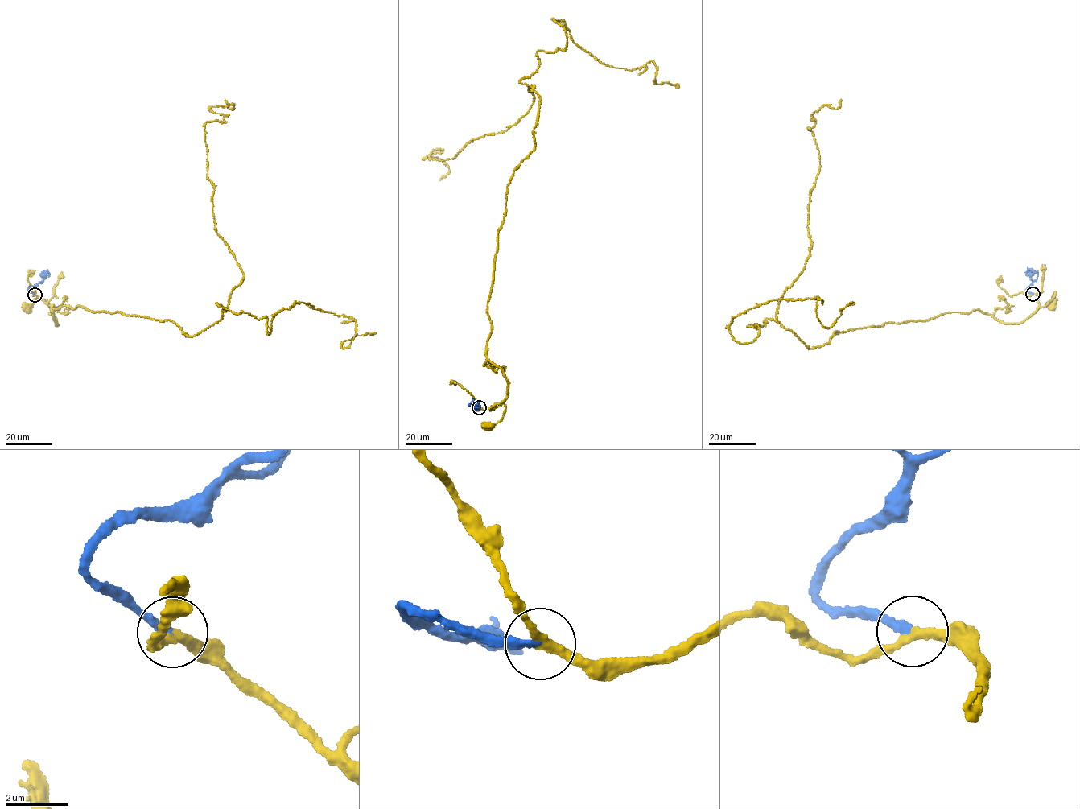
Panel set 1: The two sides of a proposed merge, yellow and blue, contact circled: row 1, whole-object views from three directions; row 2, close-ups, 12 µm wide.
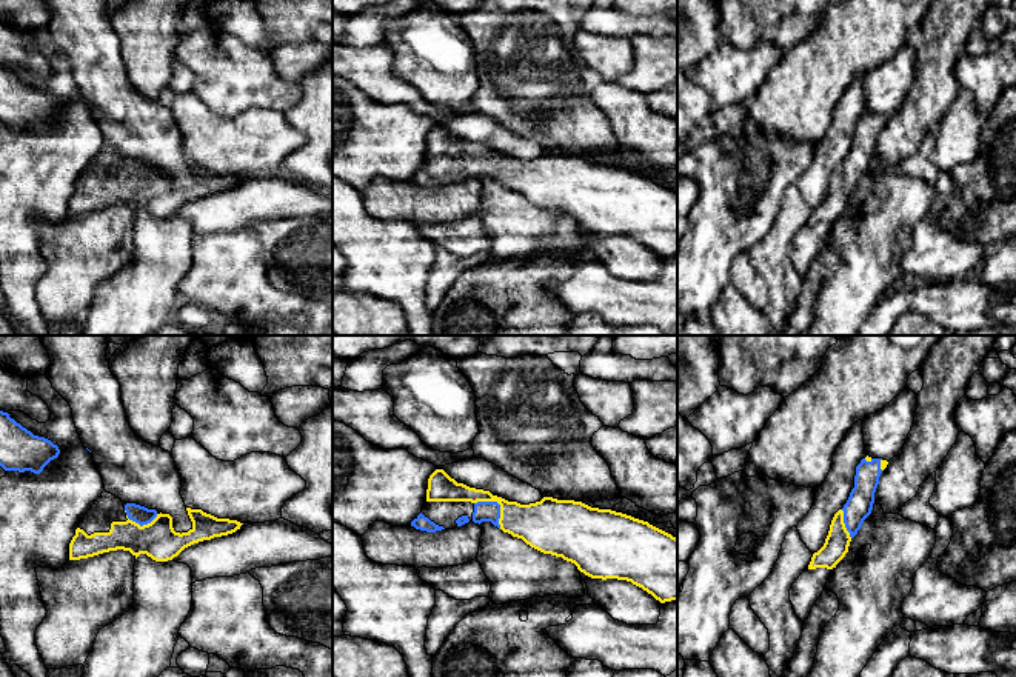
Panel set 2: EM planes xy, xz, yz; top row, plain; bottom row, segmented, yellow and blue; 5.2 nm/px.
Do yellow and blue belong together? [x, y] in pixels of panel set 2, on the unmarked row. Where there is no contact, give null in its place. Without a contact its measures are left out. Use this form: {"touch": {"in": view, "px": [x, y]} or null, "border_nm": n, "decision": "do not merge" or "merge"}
{"touch": {"in": "xz", "px": [499, 159]}, "border_nm": 200, "decision": "merge"}

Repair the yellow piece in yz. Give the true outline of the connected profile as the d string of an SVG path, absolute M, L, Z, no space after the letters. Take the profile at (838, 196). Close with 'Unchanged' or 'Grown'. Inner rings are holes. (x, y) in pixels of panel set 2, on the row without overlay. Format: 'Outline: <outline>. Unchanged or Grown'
Outline: M868 111L861 115L856 122L854 143L844 163L834 169L825 198L813 209L808 225L833 225L845 212L851 194L871 169L879 132L887 120L887 115Z. Grown

